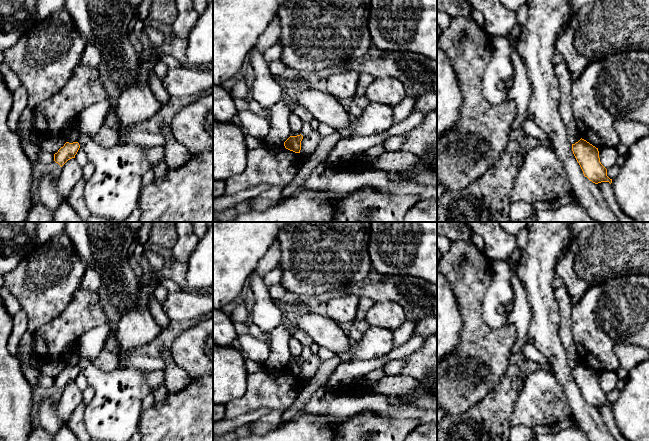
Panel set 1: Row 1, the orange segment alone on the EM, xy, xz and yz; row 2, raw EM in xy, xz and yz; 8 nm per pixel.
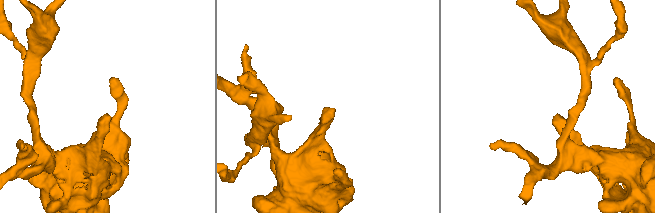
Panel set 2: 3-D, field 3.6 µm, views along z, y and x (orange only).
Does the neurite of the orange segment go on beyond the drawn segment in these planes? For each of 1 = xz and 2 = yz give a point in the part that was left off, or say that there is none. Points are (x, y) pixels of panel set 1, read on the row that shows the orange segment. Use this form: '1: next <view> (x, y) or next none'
1: next none
2: next none

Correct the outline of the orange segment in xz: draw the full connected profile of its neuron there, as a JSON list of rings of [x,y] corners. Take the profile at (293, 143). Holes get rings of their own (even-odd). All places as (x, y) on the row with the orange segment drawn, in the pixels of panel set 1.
[[[297,135],[297,136],[290,136],[285,142],[284,146],[286,149],[293,151],[295,153],[300,153],[301,150],[301,141],[303,139],[303,136]]]

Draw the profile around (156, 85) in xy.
[[[153,69],[151,70],[151,73],[149,75],[149,86],[154,96],[162,104],[165,104],[169,100],[169,93],[164,88],[162,81],[155,75]]]

